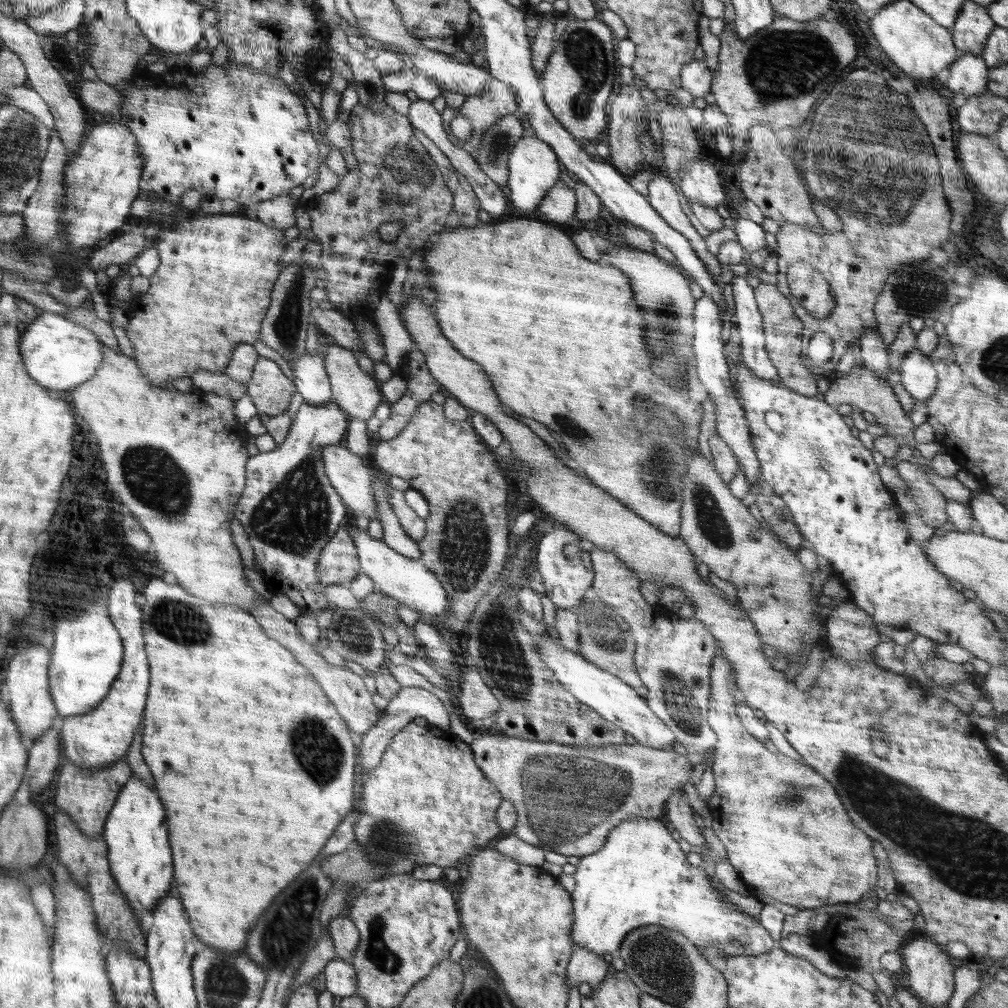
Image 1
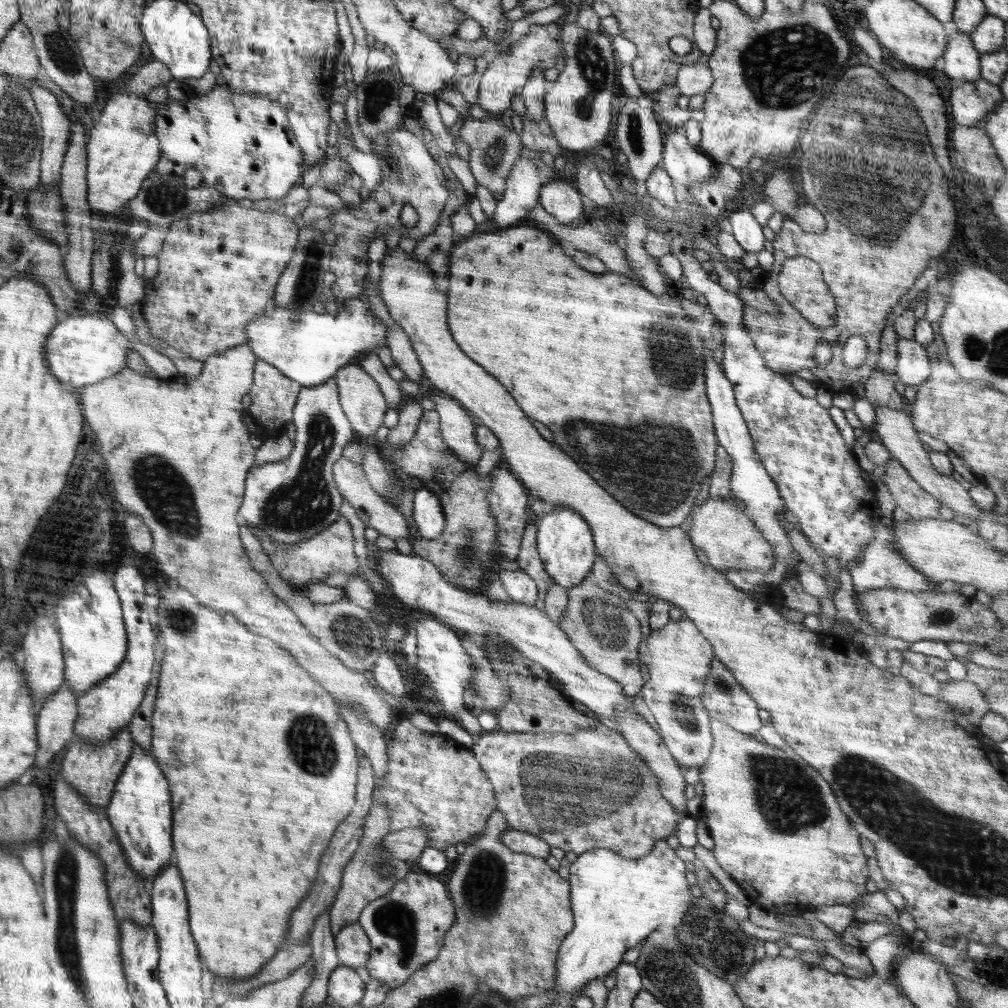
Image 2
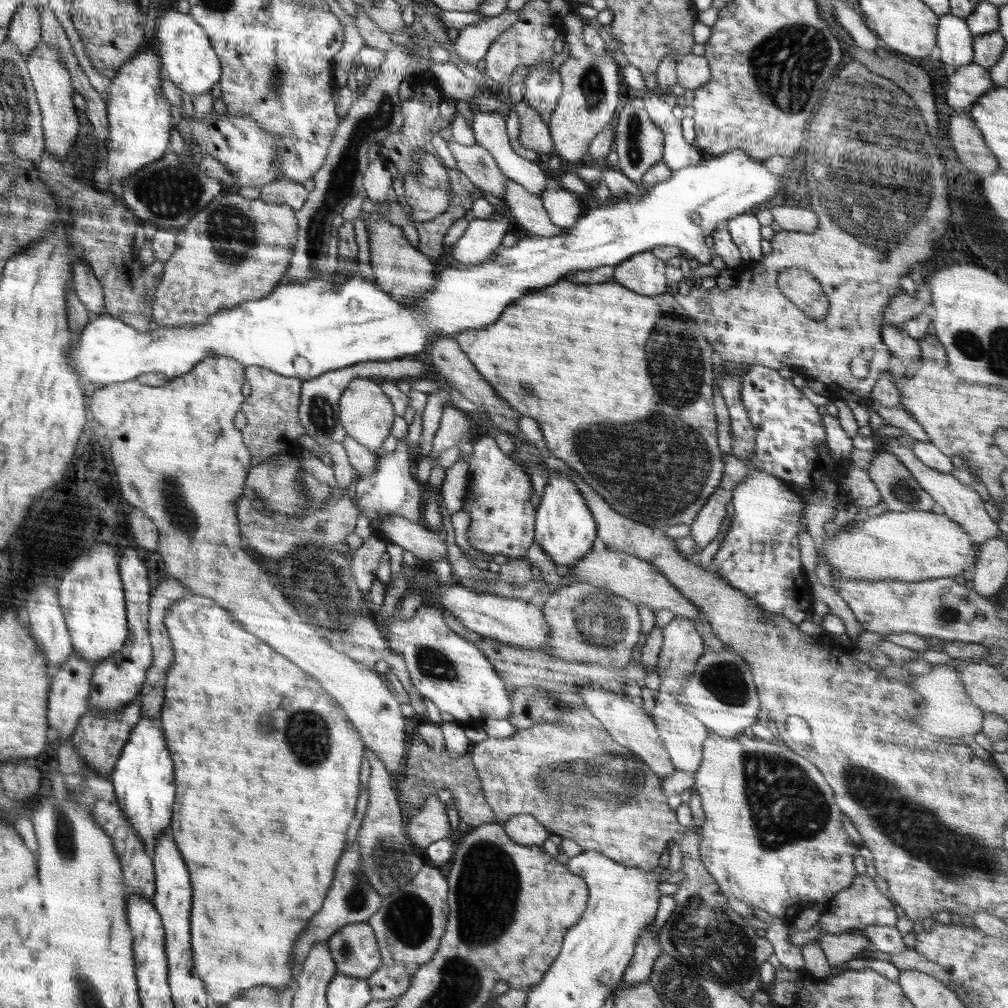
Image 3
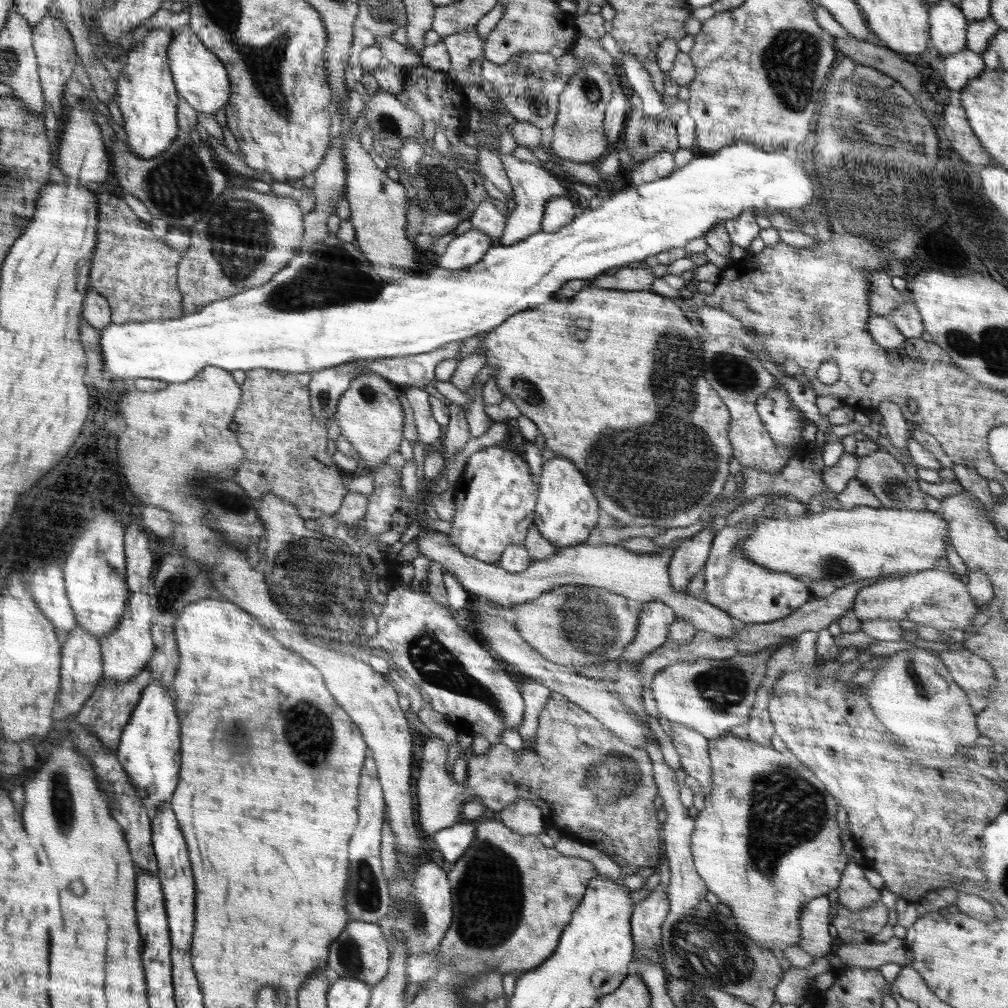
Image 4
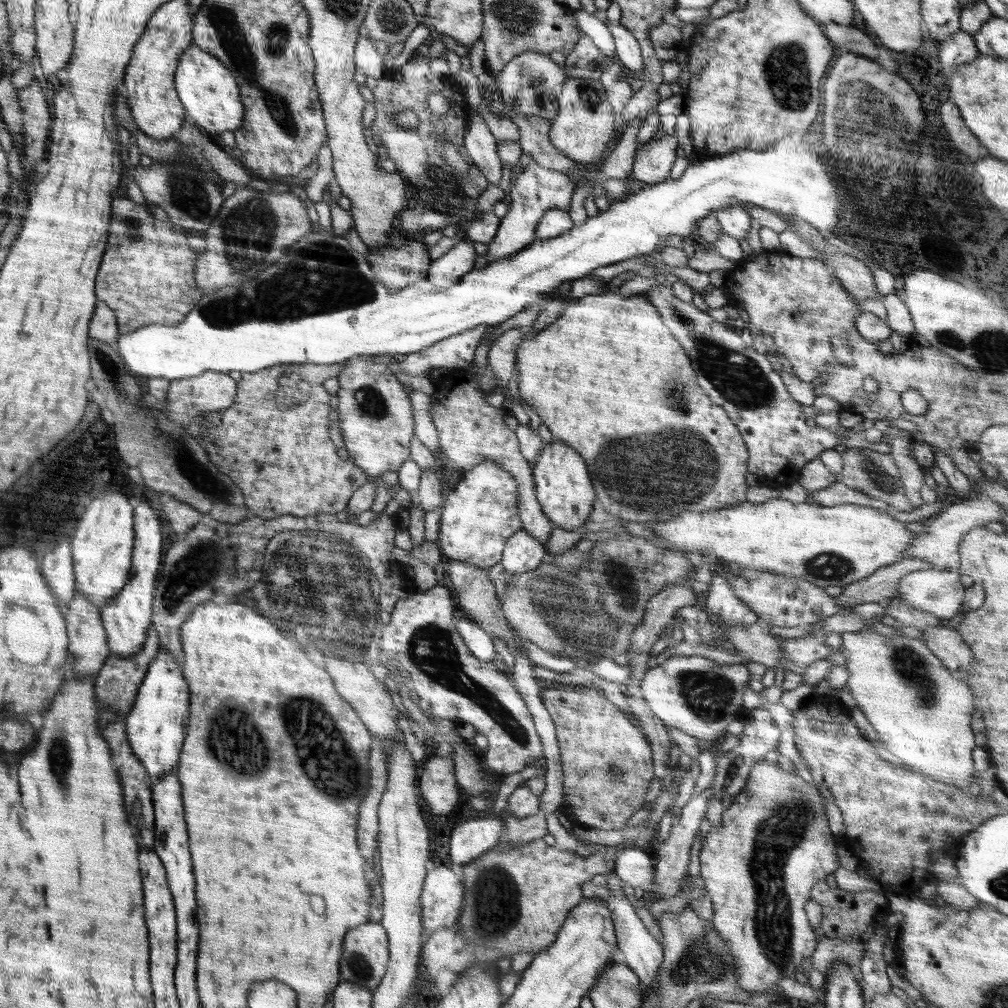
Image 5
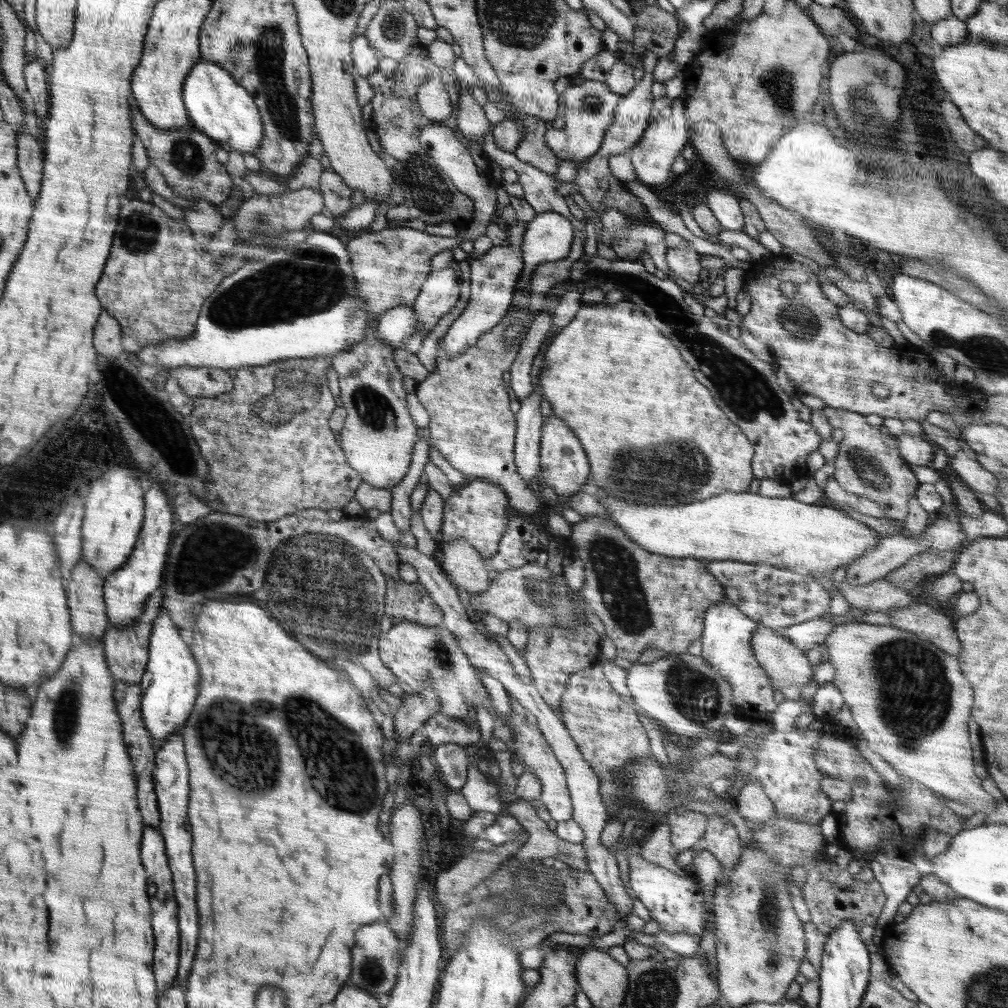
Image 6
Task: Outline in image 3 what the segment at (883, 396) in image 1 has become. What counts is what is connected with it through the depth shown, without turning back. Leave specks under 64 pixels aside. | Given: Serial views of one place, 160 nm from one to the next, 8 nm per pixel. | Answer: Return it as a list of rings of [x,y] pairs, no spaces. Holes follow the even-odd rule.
[[[890,439],[888,441],[888,452],[892,452],[894,456],[898,457],[898,460],[910,471],[922,490],[928,492],[935,502],[945,510],[945,515],[950,520],[957,522],[968,533],[977,550],[985,540],[1000,536],[1001,530],[998,529],[996,516],[989,511],[986,503],[979,498],[978,493],[971,485],[960,483],[951,473],[941,473],[926,466],[914,454],[910,445],[904,446],[900,442]]]

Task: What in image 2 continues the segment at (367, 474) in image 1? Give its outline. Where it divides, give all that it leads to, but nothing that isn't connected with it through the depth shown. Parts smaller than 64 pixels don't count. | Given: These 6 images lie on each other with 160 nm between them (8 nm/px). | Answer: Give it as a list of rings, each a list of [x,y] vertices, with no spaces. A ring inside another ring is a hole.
[[[339,458],[333,464],[333,479],[336,488],[354,510],[358,518],[367,527],[375,528],[378,532],[389,536],[392,540],[408,539],[407,519],[396,507],[387,503],[371,486],[366,478],[364,469],[347,458]]]

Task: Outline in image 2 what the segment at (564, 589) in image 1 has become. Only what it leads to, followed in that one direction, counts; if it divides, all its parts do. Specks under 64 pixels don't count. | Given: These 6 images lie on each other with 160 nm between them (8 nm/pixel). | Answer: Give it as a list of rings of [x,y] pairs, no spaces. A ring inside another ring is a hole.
[[[561,506],[551,507],[539,516],[537,525],[537,546],[544,570],[552,577],[554,583],[562,588],[572,588],[580,584],[588,572],[593,568],[597,558],[594,553],[590,525],[573,508]]]

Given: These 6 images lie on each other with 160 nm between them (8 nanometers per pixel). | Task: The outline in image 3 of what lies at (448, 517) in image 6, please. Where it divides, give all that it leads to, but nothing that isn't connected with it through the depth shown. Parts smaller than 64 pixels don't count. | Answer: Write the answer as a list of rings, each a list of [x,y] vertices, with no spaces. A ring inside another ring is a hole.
[[[483,434],[477,437],[473,444],[473,451],[470,456],[469,460],[469,485],[468,485],[468,498],[469,498],[469,492],[473,490],[474,495],[472,495],[472,505],[470,506],[470,512],[469,516],[471,518],[469,528],[467,530],[467,536],[468,540],[470,541],[471,546],[479,550],[480,552],[495,555],[495,554],[502,554],[502,556],[507,556],[509,558],[524,558],[527,554],[527,550],[530,548],[530,545],[535,542],[535,510],[534,506],[532,505],[532,483],[530,479],[530,472],[528,471],[528,468],[516,464],[514,460],[510,457],[510,455],[506,455],[503,453],[499,448],[497,443],[495,442],[494,438],[490,438],[490,436]]]

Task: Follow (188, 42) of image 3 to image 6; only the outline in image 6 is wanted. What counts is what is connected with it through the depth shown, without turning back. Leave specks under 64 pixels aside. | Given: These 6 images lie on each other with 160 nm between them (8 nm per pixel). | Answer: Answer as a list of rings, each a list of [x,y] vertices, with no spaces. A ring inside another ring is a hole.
[[[200,59],[194,66],[194,72],[190,73],[190,80],[186,81],[186,108],[190,108],[190,118],[198,127],[198,130],[208,135],[216,143],[228,142],[232,150],[239,154],[248,153],[254,156],[254,152],[259,147],[264,136],[261,116],[250,93],[230,76],[230,73],[216,63],[208,59]]]

